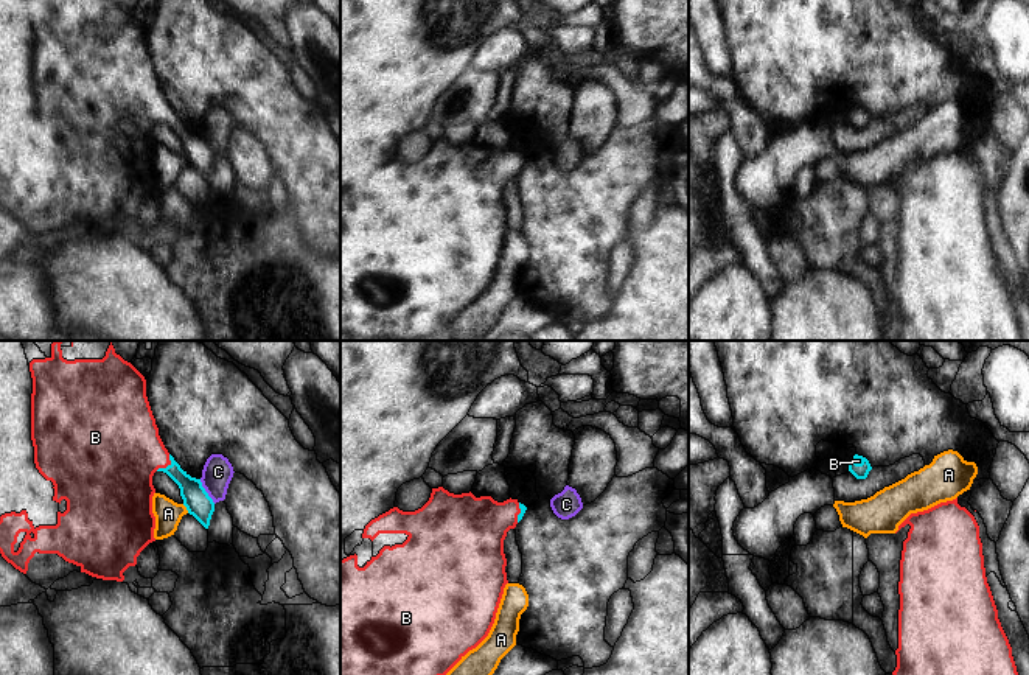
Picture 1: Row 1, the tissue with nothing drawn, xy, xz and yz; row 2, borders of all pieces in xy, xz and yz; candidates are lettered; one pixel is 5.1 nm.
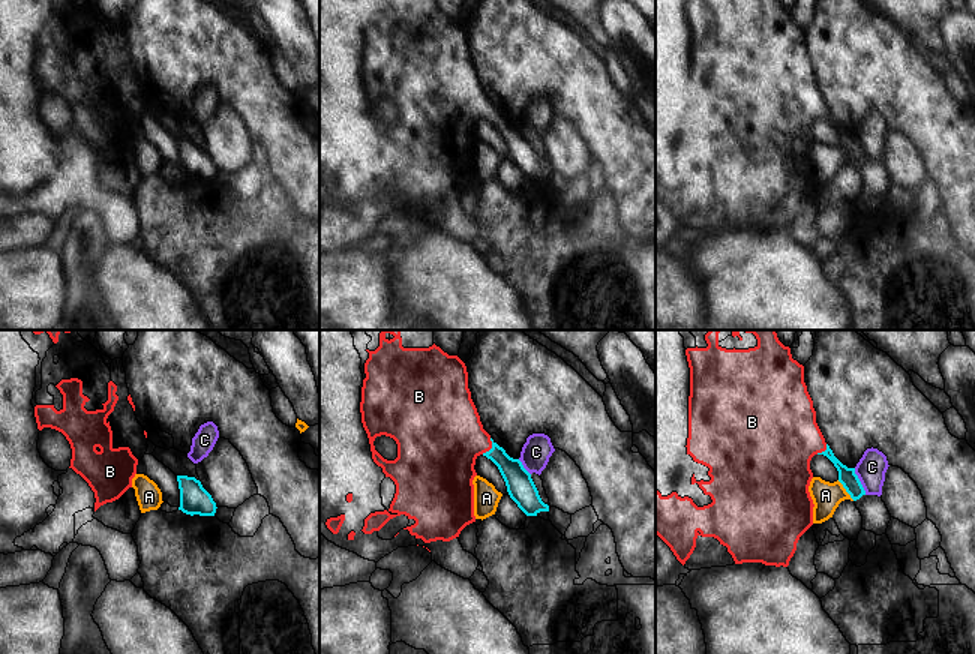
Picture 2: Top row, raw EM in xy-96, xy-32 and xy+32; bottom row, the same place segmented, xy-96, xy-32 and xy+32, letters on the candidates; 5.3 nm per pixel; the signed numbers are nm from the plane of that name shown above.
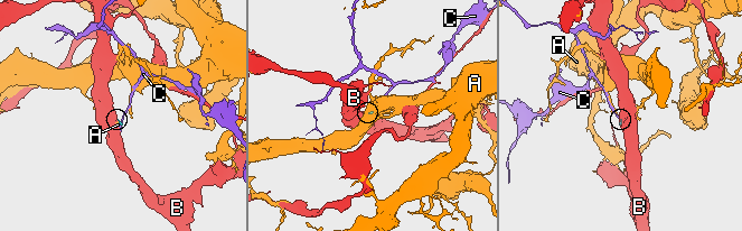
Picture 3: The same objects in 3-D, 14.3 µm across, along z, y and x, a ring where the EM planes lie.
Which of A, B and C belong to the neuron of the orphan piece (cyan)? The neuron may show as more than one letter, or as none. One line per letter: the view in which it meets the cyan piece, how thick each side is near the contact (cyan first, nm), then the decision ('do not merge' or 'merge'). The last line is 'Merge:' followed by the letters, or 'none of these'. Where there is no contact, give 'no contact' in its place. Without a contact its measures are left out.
A: meets cyan in xy; 140 nm thick on the cyan side, 140 nm on the other; do not merge
B: meets cyan in xy; 140 nm thick on the cyan side, 400 nm on the other; merge
C: meets cyan in xy; 140 nm thick on the cyan side, 160 nm on the other; do not merge
Merge: B

